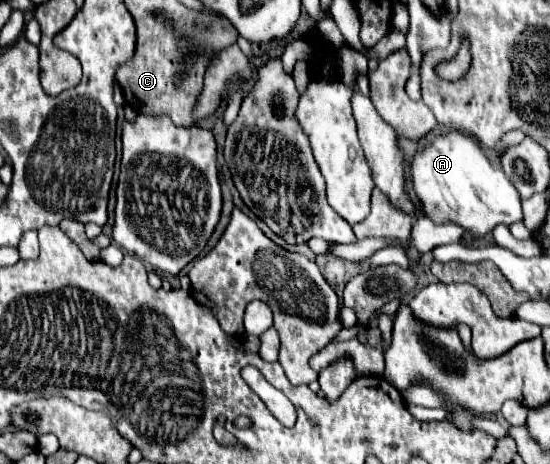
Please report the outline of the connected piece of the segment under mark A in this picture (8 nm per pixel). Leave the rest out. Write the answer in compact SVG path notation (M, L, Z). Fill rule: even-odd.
M448 131L434 137L432 145L422 147L408 169L408 183L418 205L434 223L460 225L474 239L482 239L496 225L512 225L522 221L520 195L502 169L496 169L486 157L474 135Z

